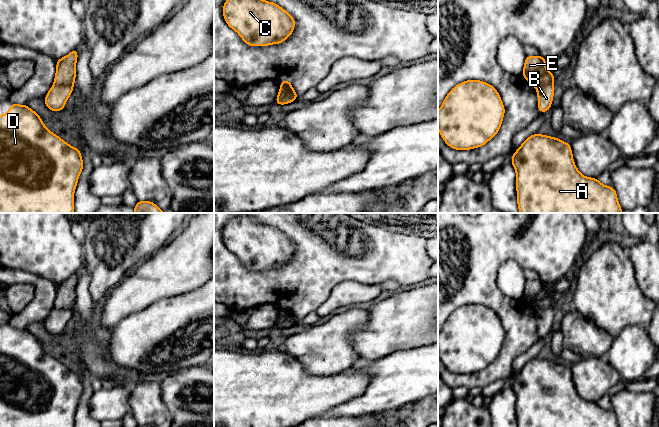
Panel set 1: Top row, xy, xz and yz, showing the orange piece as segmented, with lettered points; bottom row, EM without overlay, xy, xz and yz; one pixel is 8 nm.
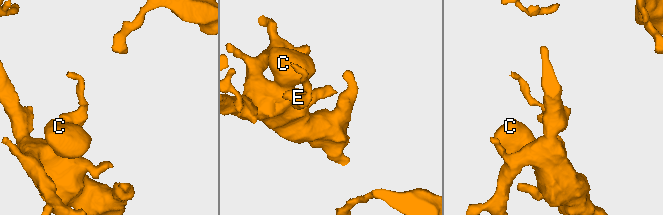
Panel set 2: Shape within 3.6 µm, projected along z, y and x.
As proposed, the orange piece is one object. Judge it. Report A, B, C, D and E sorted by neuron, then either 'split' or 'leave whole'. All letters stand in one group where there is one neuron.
A B C D / E | split

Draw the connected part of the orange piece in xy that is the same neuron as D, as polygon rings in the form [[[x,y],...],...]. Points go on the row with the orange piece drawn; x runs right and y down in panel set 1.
[[[11,104],[6,115],[0,115],[0,213],[74,213],[74,191],[83,170],[83,160],[78,148],[70,146],[63,139],[46,128],[41,117],[26,104]]]

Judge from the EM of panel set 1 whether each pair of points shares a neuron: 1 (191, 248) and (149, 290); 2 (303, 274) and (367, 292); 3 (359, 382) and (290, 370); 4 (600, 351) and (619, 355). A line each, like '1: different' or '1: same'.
1: same
2: different
3: same
4: different

